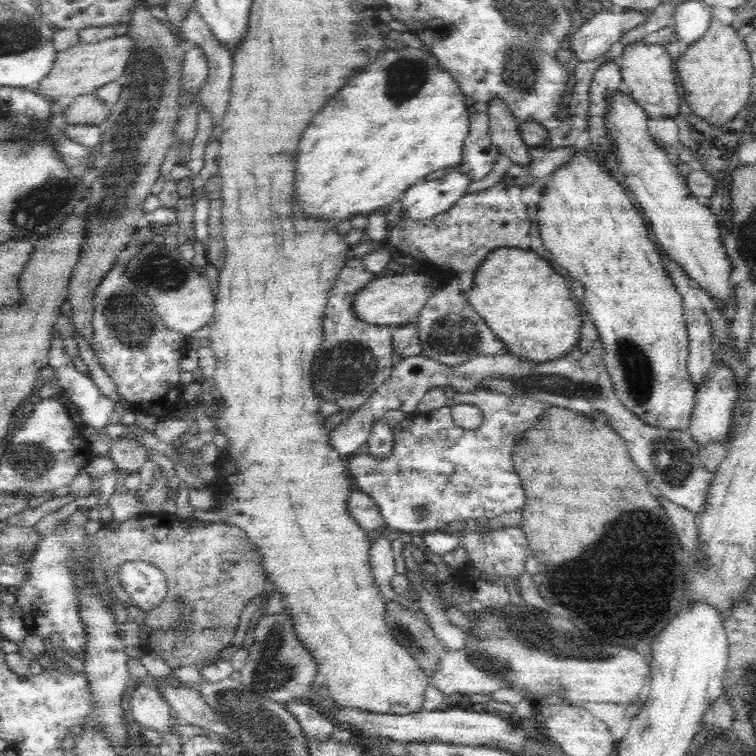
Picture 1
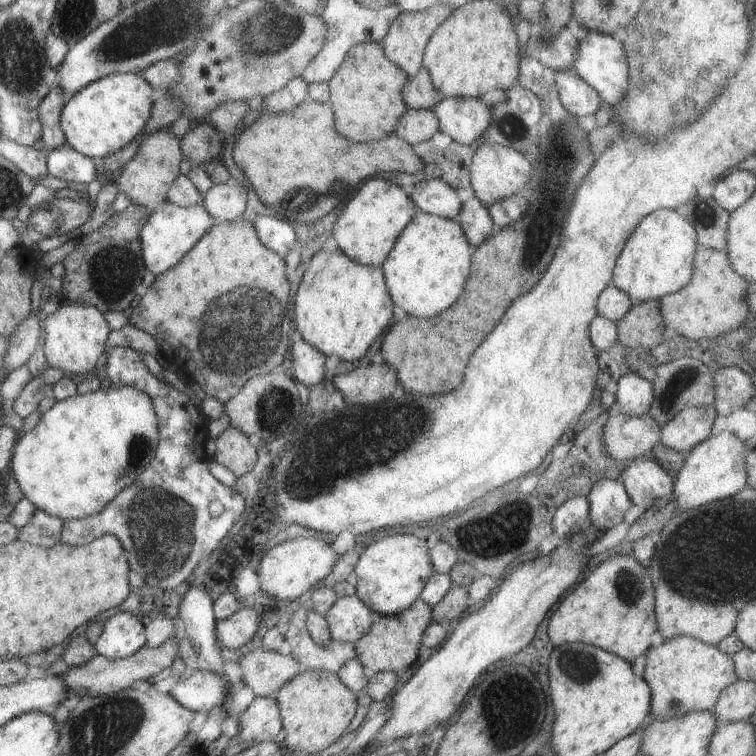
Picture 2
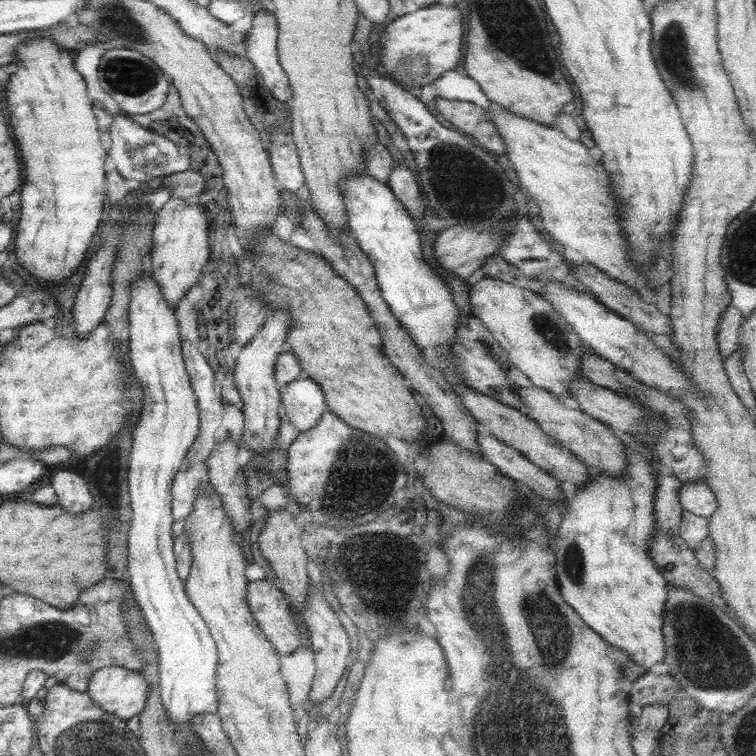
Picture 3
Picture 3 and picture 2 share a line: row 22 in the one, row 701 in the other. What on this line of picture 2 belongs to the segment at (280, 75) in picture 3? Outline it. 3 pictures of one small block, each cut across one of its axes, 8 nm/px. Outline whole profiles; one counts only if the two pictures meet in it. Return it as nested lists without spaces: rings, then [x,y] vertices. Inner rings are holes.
[[[255,697],[239,716],[239,730],[230,739],[229,746],[239,742],[248,746],[262,741],[274,741],[282,728],[283,722],[275,697]]]

